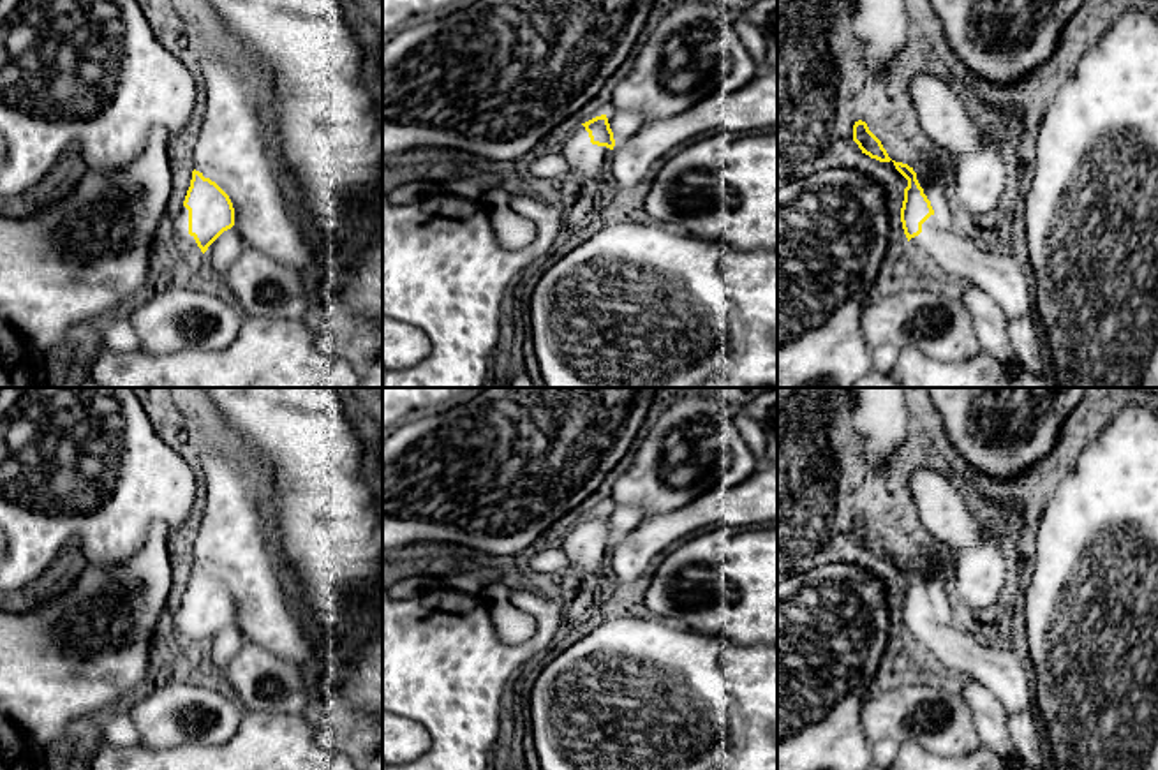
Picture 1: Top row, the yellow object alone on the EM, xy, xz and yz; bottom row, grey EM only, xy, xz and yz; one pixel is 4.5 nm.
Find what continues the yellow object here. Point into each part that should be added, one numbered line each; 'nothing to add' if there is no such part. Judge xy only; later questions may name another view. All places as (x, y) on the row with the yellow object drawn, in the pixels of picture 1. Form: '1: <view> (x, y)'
1: xy (187, 242)

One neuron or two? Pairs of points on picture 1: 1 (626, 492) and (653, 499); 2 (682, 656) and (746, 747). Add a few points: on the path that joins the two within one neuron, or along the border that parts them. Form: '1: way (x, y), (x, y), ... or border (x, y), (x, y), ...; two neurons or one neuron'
1: way (633, 492), (645, 492); one neuron
2: way (711, 661), (746, 695), (746, 719); one neuron

